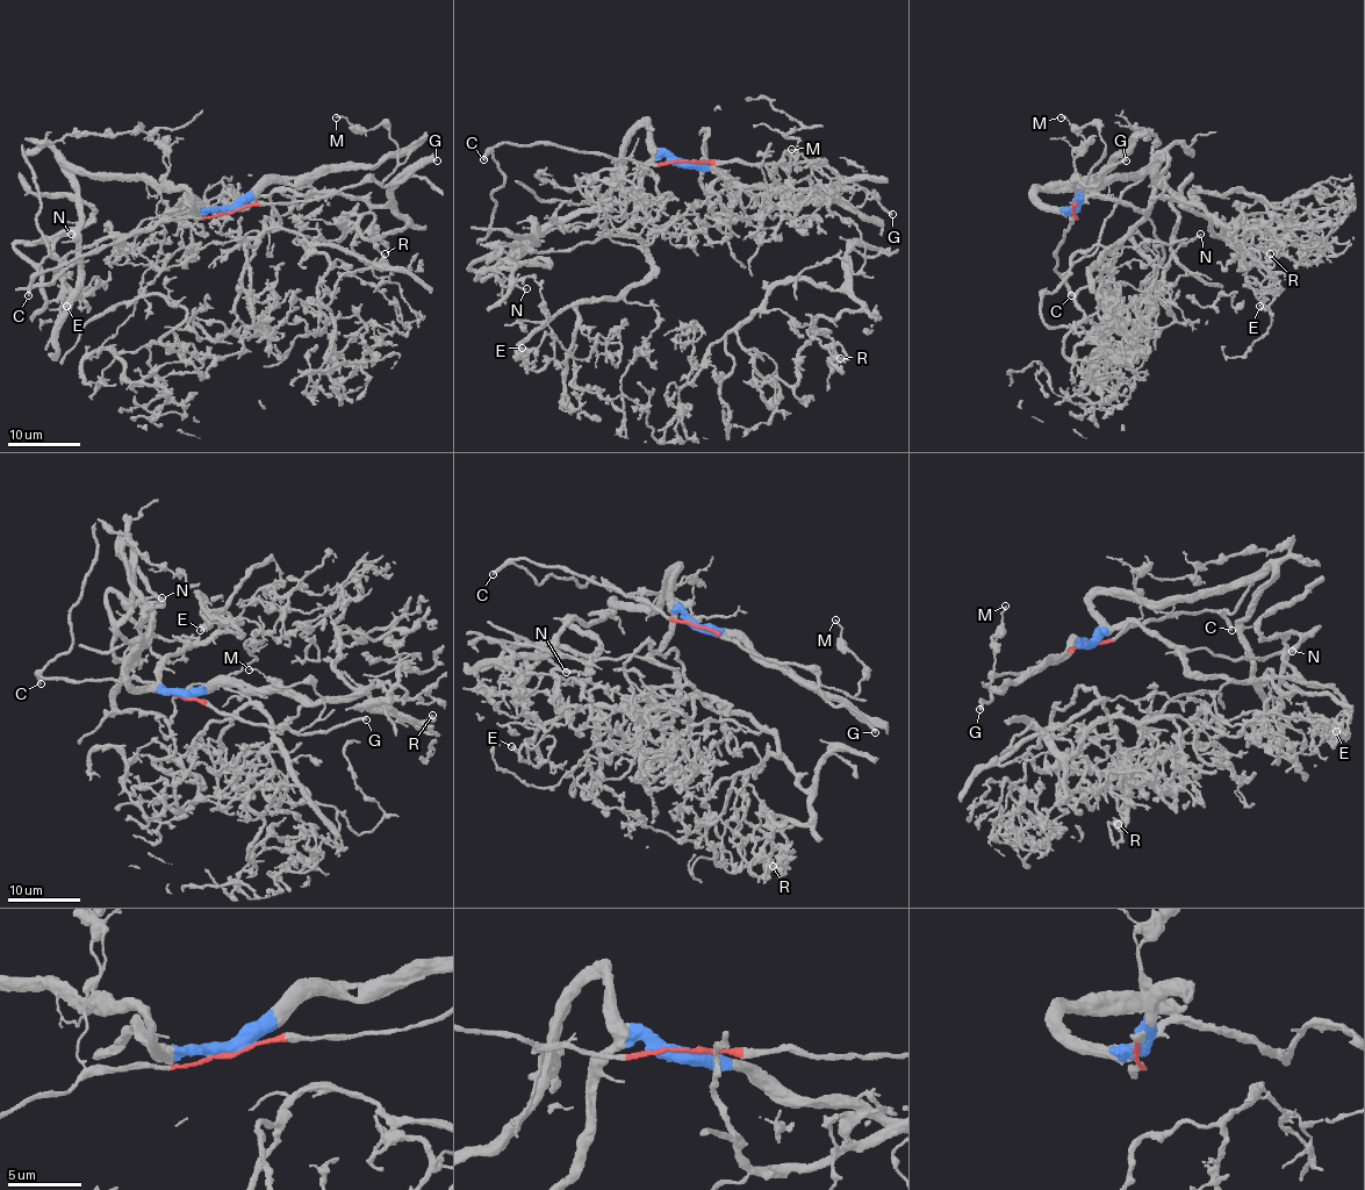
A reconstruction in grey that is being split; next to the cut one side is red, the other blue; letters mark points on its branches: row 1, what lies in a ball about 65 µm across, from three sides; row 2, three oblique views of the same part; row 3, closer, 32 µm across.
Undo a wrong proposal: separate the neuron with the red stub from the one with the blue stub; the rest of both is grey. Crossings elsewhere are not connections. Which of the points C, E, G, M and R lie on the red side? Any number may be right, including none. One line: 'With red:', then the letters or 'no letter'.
With red: C, G, M

